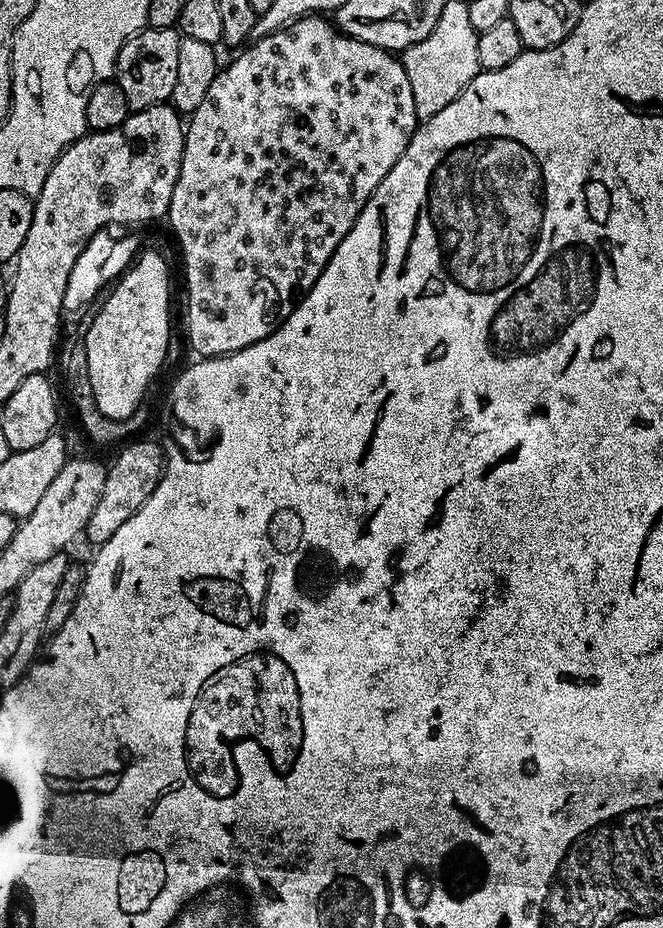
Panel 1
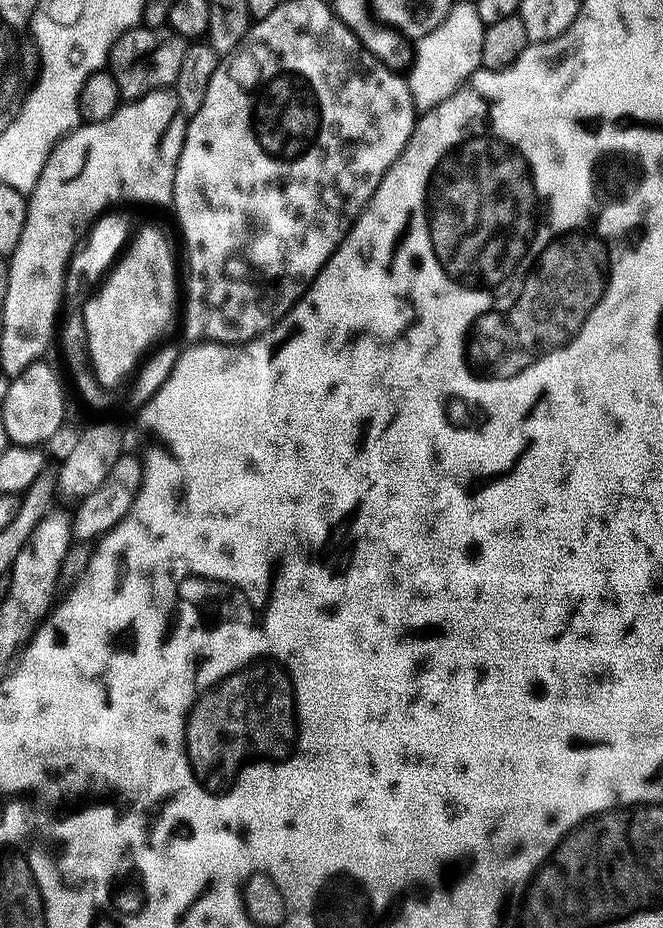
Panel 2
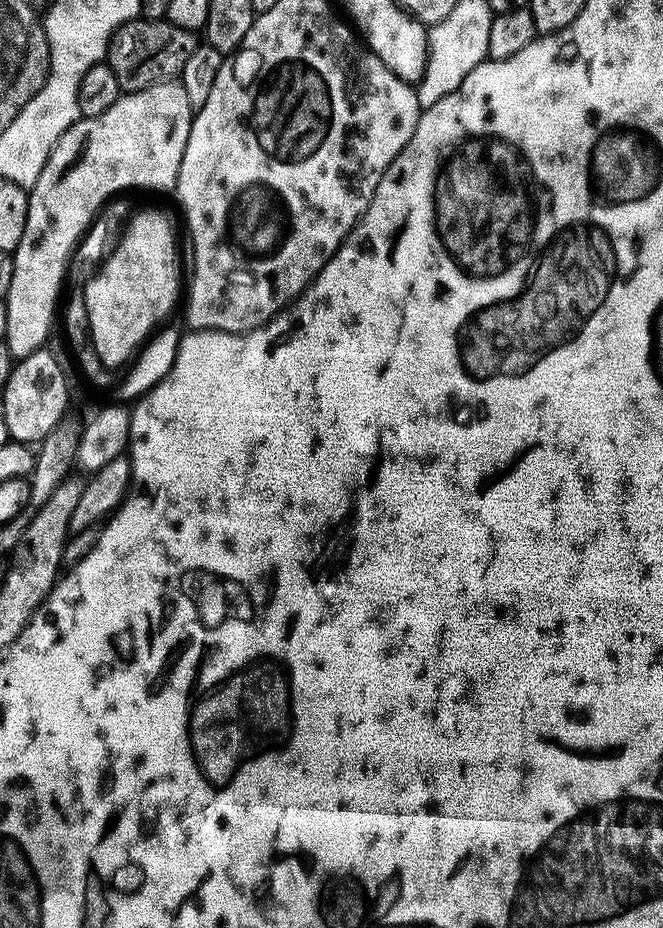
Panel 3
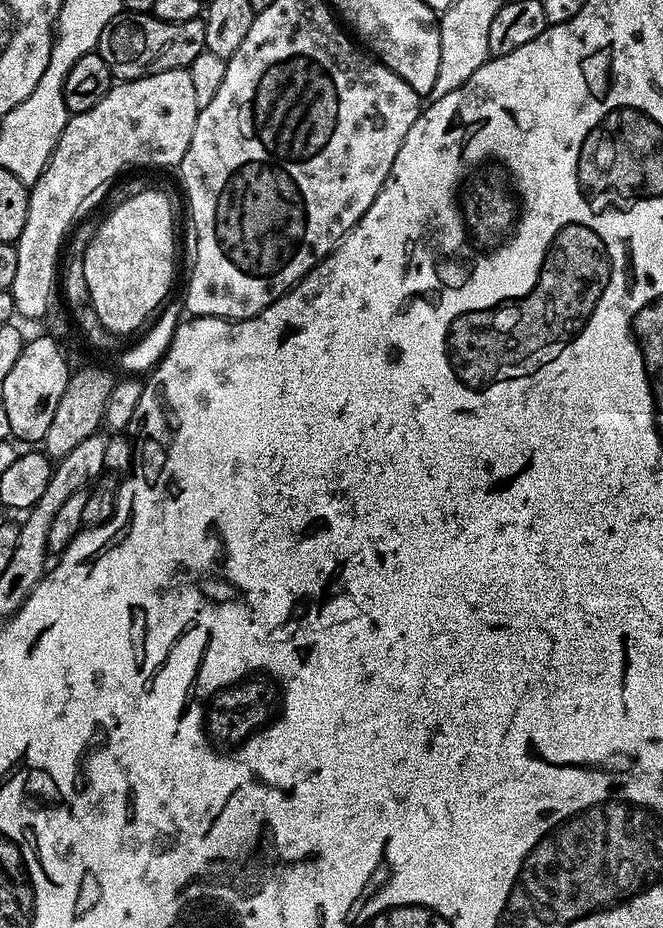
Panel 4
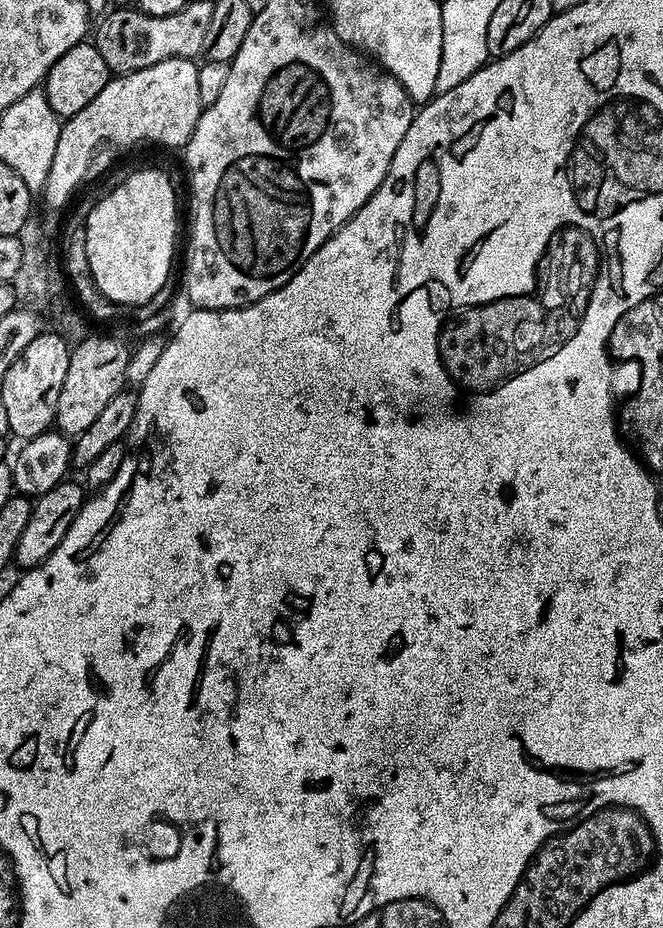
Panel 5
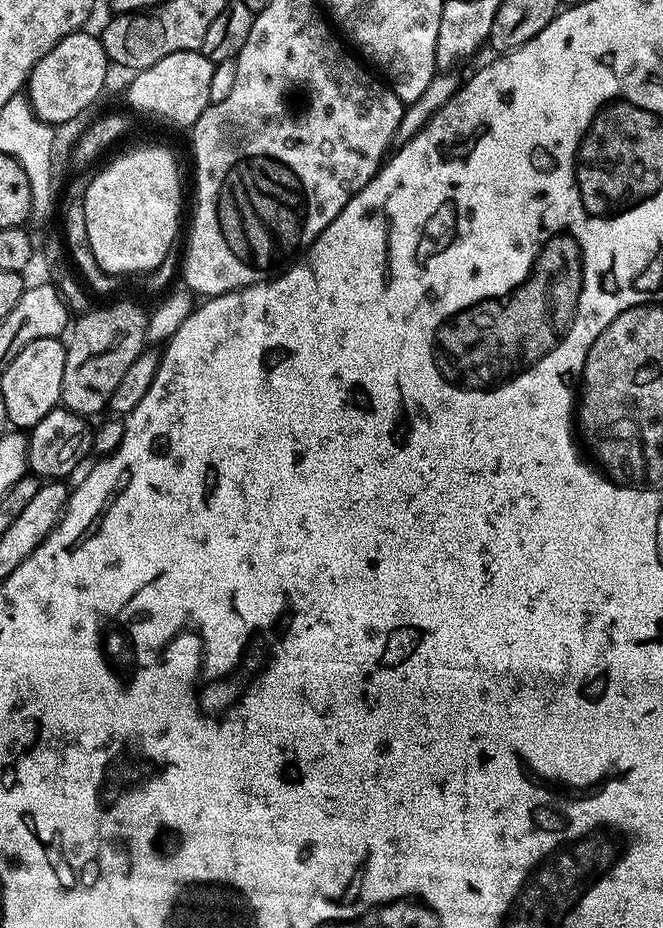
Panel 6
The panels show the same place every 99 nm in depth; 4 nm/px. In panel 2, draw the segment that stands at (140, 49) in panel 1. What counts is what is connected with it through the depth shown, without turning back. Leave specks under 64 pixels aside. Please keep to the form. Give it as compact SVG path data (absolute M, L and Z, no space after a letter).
M137 19L124 25L122 31L113 36L108 46L106 66L114 74L121 93L145 92L147 88L167 84L179 77L182 66L186 66L186 58L192 53L192 40L189 33L166 22Z

